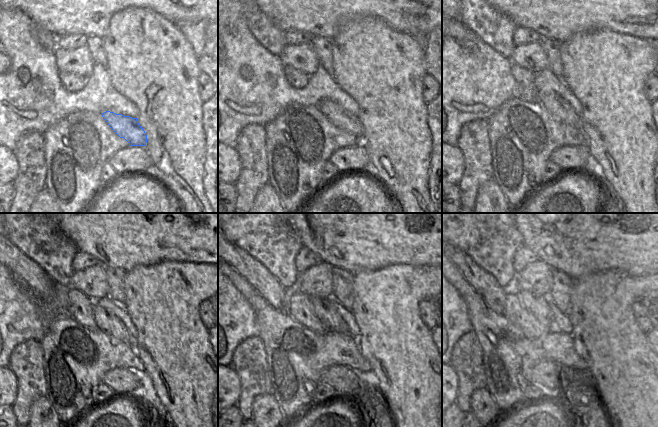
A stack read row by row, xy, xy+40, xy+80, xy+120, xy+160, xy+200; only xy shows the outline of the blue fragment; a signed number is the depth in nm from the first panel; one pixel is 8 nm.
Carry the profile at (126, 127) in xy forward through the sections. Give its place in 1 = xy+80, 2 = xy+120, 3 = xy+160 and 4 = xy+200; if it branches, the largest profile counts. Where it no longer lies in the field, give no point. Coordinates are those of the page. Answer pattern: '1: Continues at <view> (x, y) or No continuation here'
1: Continues at xy+80 (560, 109)
2: Continues at xy+120 (106, 321)
3: Continues at xy+160 (323, 308)
4: Continues at xy+200 (541, 307)

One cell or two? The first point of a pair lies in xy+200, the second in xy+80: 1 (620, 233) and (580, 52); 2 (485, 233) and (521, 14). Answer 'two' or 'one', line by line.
1: two
2: two

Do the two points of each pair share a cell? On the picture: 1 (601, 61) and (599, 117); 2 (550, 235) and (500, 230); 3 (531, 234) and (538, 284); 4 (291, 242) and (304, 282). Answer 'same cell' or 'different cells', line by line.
1: same cell
2: different cells
3: different cells
4: different cells

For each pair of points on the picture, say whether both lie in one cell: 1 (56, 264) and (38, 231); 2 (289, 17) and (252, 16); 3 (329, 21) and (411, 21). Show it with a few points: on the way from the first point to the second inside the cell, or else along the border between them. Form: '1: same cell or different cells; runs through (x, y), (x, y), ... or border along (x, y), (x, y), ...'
1: same cell; runs through (55, 256), (43, 239)
2: different cells; border along (260, 10), (284, 32)
3: same cell; runs through (349, 10), (391, 10)

